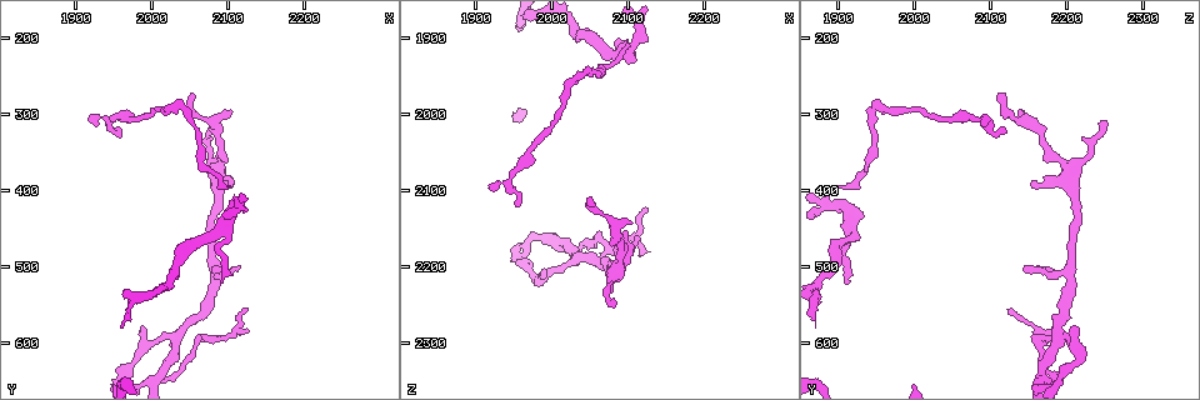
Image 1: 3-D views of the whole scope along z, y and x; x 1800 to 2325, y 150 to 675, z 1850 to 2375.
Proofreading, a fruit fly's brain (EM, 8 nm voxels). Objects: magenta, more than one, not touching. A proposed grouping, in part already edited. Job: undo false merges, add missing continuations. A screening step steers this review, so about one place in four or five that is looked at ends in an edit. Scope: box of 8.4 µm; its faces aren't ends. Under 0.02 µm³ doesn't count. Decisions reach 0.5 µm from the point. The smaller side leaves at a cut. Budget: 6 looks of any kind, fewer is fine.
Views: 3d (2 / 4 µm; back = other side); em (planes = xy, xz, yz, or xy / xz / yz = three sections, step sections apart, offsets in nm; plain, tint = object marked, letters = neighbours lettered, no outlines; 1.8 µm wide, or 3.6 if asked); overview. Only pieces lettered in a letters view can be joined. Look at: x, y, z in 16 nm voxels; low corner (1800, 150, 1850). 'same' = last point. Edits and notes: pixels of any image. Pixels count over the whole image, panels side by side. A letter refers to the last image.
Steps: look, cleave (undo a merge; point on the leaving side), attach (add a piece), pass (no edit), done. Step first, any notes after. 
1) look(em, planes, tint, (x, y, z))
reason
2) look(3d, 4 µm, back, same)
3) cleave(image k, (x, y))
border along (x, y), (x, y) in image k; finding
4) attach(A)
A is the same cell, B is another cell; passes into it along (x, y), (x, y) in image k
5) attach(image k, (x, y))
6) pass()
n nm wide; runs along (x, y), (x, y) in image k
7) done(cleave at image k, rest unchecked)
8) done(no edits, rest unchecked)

look(em, yz, step 16, plain, (2095, 525, 1910))

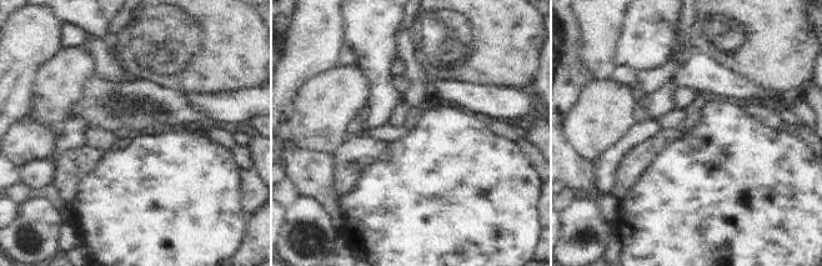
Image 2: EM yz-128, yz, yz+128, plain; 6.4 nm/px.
look(em, yz, step 16, letters, same)
see the neighbours

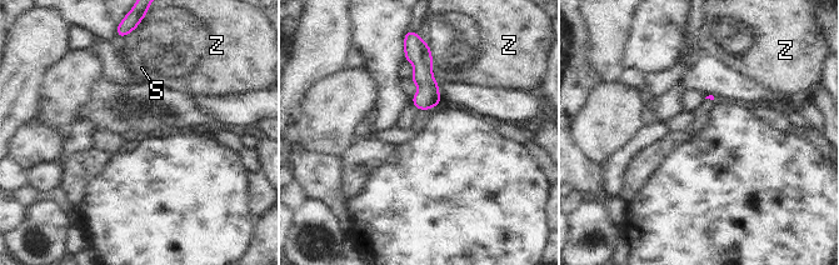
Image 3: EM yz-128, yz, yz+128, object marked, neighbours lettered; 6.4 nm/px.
pass()
S and Z are other cells; border along (429, 49), (433, 76), (439, 85) in image 3; no lettered piece goes on from it

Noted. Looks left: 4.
look(3d, 2 µm, (2100, 390, 1900))
branch stops here

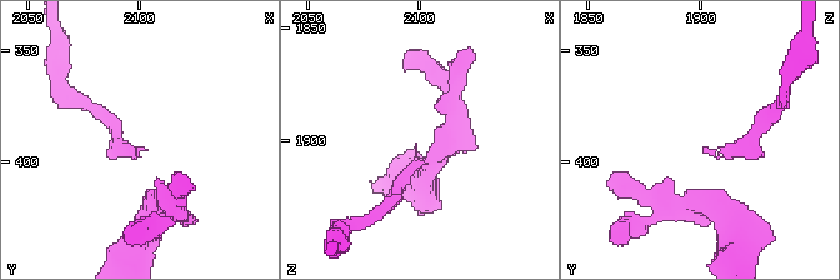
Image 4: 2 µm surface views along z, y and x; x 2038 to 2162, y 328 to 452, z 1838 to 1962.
look(em, xz, step 16, letters, (2098, 395, 1903))

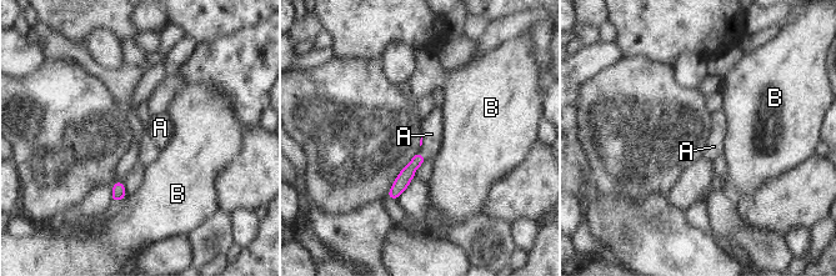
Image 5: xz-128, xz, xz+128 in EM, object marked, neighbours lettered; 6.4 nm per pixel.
look(em, planes, letters, same)
another direction

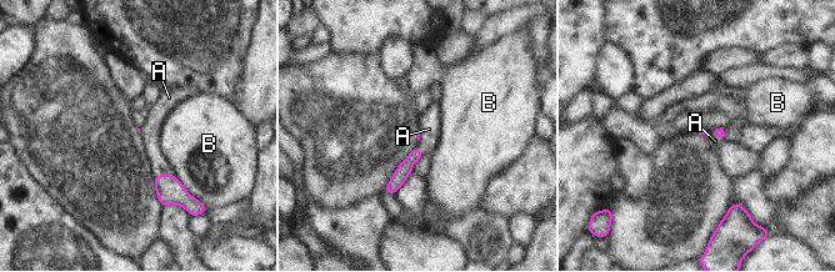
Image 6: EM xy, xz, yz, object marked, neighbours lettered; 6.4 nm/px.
attach(image 6, (715, 141))
A is the same cell, B is another cell; the neuron continues

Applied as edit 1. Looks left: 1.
done(attach at image 6, rest unchecked)

